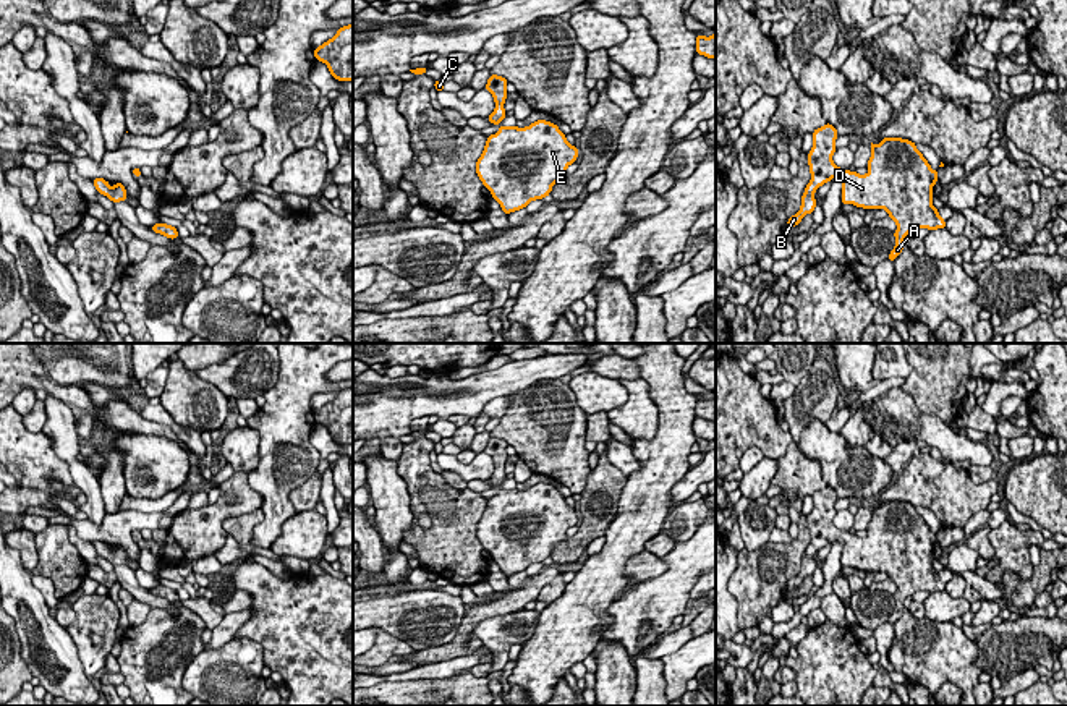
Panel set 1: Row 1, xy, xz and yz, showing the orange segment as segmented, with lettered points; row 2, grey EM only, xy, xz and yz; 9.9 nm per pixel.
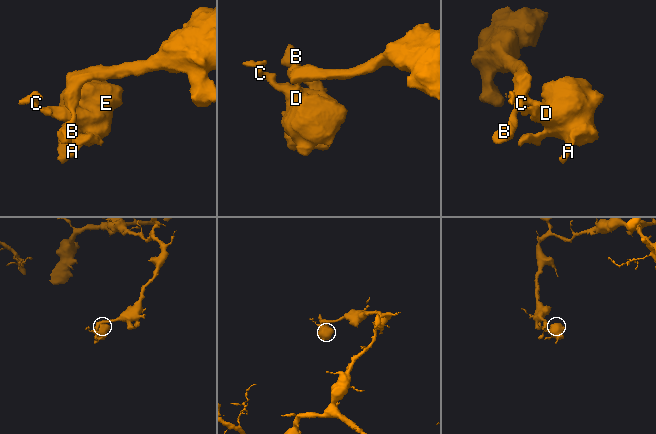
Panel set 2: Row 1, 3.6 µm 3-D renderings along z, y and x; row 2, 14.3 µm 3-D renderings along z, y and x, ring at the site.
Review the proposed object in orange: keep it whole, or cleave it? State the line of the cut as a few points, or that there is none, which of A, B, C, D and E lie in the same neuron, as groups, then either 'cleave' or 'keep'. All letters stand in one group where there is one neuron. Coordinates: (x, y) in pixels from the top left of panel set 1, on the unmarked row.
no cut; A B C D E; keep

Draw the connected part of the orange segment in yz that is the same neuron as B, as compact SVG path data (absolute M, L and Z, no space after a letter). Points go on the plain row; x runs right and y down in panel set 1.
M831 486L813 494L813 510L808 515L811 542L801 559L800 573L787 583L787 589L795 589L806 576L813 576L816 570L814 554L832 541L840 539L844 546L840 559L842 567L853 567L855 570L874 573L884 572L889 576L889 581L897 586L897 593L894 594L895 609L887 620L892 625L897 619L900 619L905 609L903 601L908 596L918 591L928 591L929 594L946 591L946 583L931 565L934 560L933 549L937 544L937 533L931 531L928 523L916 512L915 505L902 500L882 500L878 508L871 505L871 520L868 523L869 534L866 538L860 538L857 534L840 531L832 525L837 499L839 495Z

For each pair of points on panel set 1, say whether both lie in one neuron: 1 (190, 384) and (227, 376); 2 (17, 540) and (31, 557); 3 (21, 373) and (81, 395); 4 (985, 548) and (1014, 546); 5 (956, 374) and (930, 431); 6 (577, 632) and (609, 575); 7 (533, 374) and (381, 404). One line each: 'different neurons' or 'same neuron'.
1: different neurons
2: same neuron
3: same neuron
4: different neurons
5: different neurons
6: same neuron
7: same neuron

